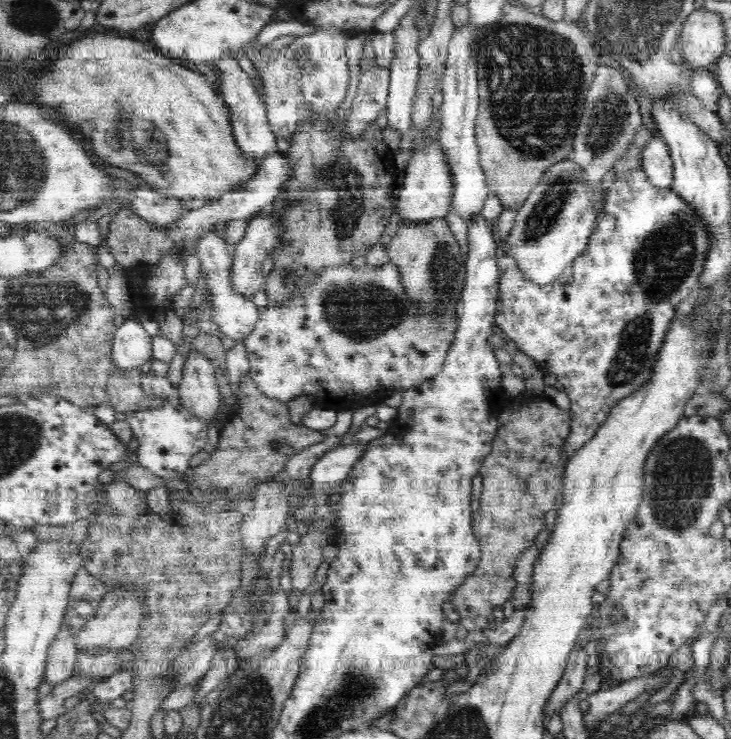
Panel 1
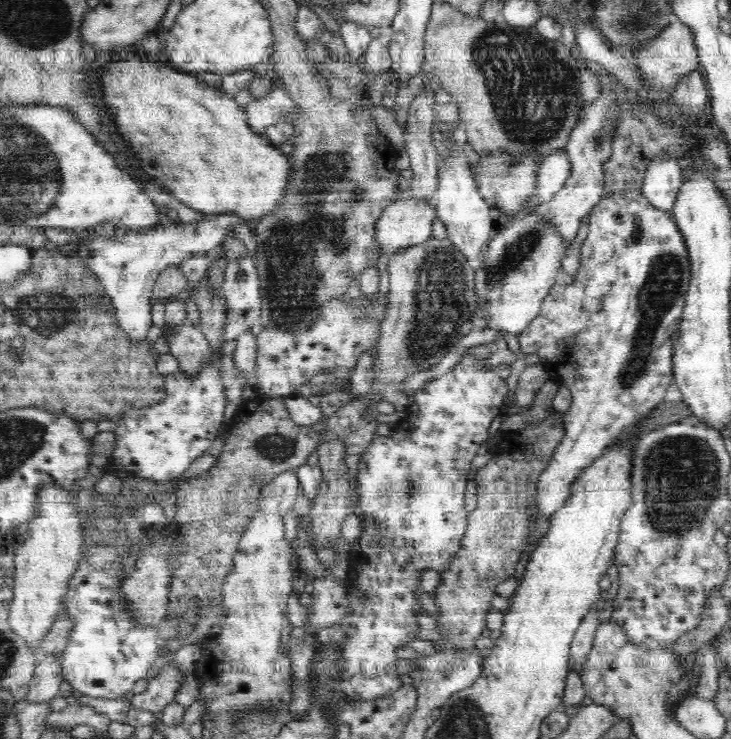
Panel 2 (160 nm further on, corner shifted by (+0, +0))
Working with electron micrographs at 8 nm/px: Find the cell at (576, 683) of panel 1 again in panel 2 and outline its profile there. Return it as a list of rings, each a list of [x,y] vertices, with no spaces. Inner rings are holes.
[[[593,608],[590,614],[584,616],[584,620],[582,620],[582,624],[574,634],[570,645],[569,669],[576,669],[576,671],[580,672],[586,662],[587,654],[594,642],[596,629],[601,625],[598,619],[599,614],[596,612],[596,608]]]

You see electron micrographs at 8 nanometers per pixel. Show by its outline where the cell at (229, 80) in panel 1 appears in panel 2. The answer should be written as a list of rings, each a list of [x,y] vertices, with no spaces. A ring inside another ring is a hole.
[[[277,79],[272,91],[263,96],[262,100],[253,100],[248,103],[247,107],[244,108],[244,113],[246,113],[247,122],[252,131],[266,138],[266,128],[276,124],[284,113],[288,113],[290,124],[292,124],[294,102],[291,102],[284,84]]]

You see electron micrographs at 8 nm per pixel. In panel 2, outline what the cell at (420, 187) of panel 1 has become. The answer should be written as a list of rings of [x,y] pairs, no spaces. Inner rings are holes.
[[[410,198],[394,200],[376,224],[377,250],[390,259],[406,245],[430,239],[432,220],[436,217],[436,203],[418,206]]]

